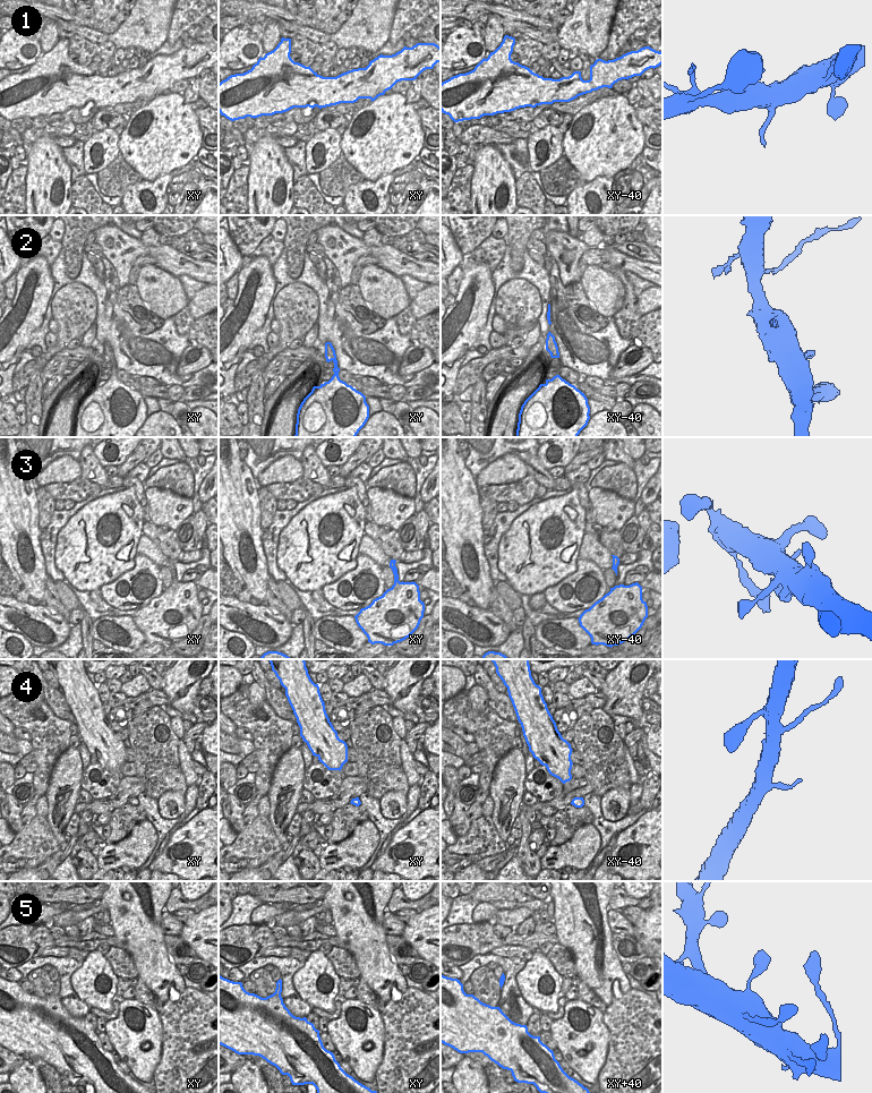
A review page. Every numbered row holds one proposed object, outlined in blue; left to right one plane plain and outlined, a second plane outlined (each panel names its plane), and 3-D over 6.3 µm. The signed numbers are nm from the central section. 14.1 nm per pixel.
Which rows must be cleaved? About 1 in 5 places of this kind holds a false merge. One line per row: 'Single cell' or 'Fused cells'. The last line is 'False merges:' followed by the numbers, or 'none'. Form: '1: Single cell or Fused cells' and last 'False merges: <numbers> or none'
1: Single cell
2: Single cell
3: Single cell
4: Single cell
5: Single cell
False merges: none.

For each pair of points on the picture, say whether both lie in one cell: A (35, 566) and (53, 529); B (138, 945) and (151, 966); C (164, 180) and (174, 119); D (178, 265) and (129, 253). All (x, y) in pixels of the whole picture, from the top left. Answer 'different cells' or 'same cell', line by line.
A: different cells
B: same cell
C: different cells
D: same cell

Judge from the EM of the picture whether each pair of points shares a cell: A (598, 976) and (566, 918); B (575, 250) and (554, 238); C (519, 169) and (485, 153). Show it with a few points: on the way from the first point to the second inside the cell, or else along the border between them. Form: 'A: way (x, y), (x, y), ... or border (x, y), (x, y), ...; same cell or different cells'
A: way (595, 962), (590, 941), (581, 932); same cell
B: way (570, 249), (565, 249), (560, 244); same cell
C: border (492, 145), (507, 162), (515, 179); different cells

